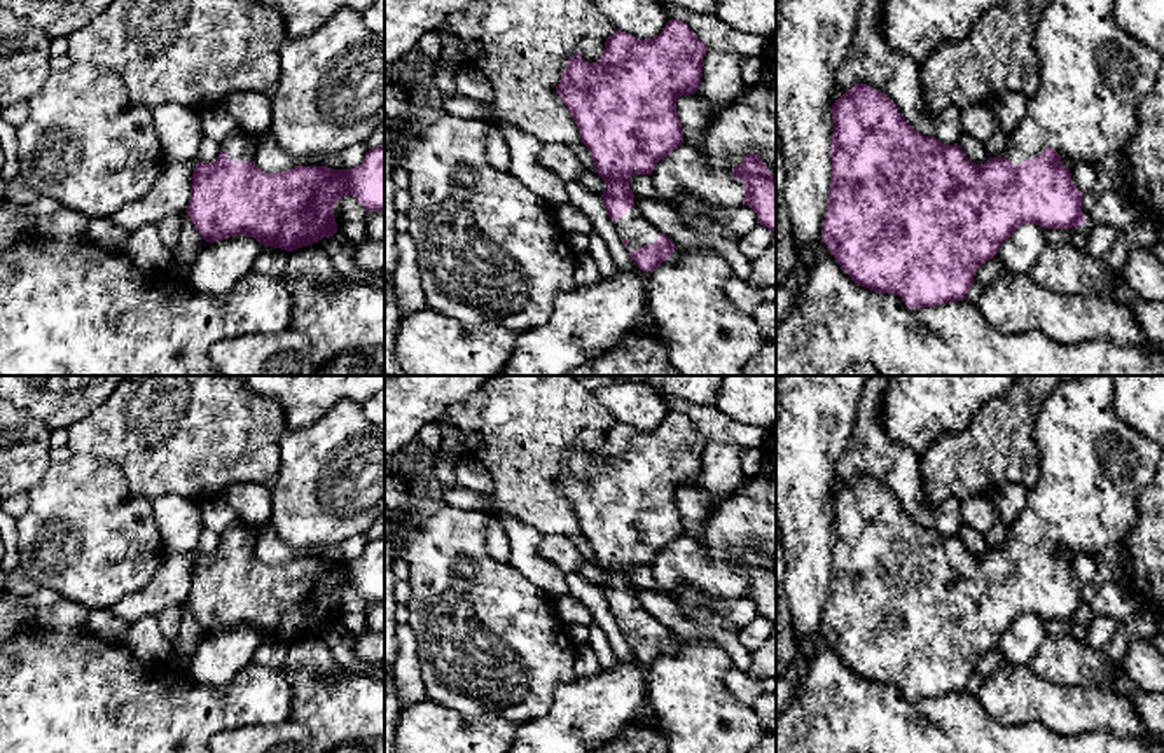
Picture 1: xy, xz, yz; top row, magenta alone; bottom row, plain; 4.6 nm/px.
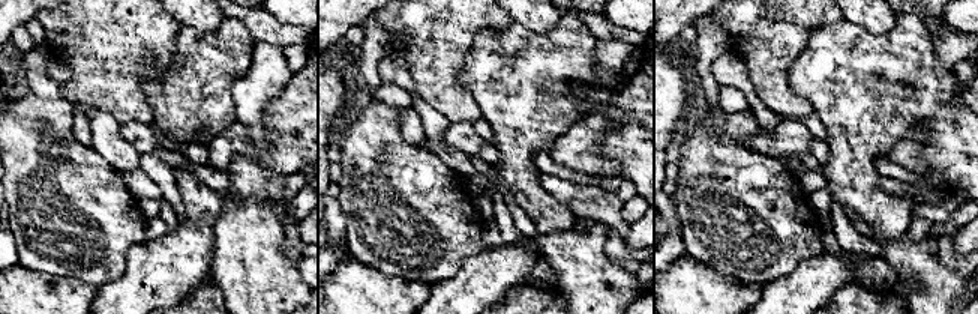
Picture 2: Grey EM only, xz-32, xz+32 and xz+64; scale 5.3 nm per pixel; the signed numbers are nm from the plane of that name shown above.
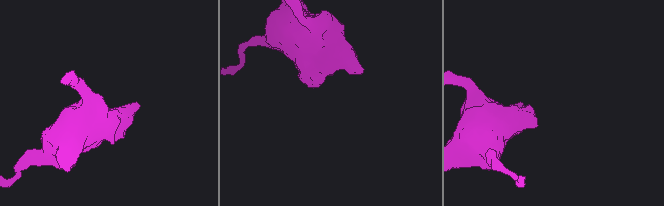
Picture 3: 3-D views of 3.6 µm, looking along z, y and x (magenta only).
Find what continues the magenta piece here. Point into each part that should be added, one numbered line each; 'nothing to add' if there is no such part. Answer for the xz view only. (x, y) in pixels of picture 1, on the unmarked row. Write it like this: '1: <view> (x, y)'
1: xz (633, 617)

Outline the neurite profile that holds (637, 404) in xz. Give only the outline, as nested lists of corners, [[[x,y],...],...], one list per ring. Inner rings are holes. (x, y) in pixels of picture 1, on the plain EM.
[[[622,381],[598,388],[592,395],[615,421],[641,432],[657,428],[669,412],[659,391],[647,383]]]

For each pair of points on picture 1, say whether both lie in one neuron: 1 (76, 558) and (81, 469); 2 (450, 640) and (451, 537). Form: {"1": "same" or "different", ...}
{"1": "same", "2": "same"}

